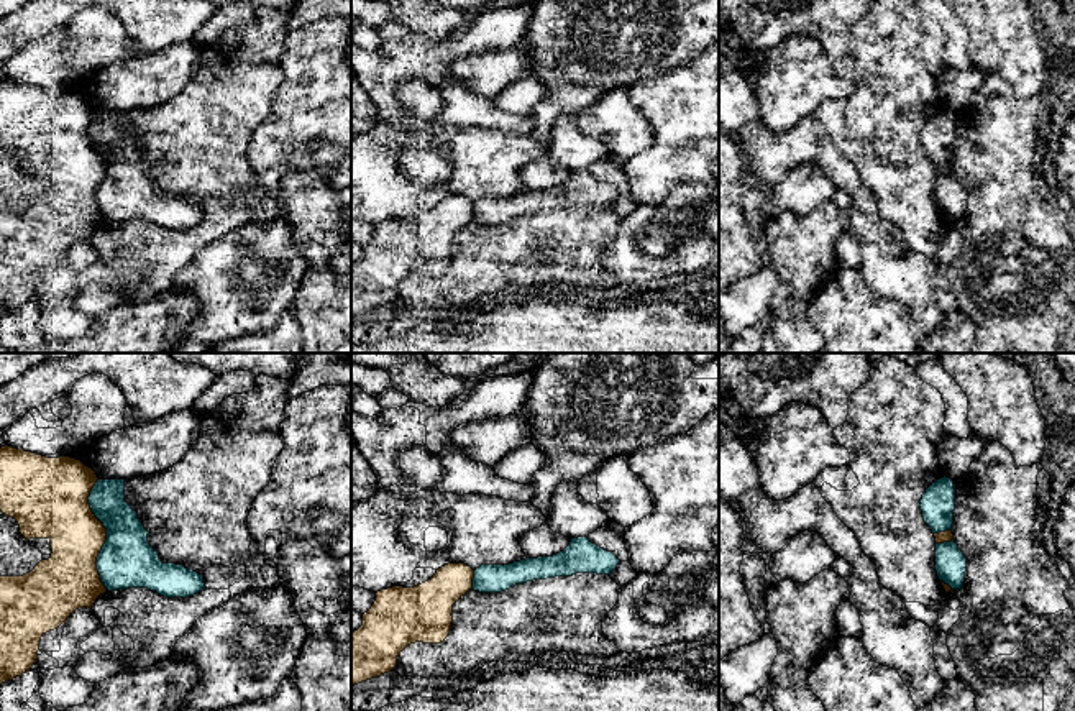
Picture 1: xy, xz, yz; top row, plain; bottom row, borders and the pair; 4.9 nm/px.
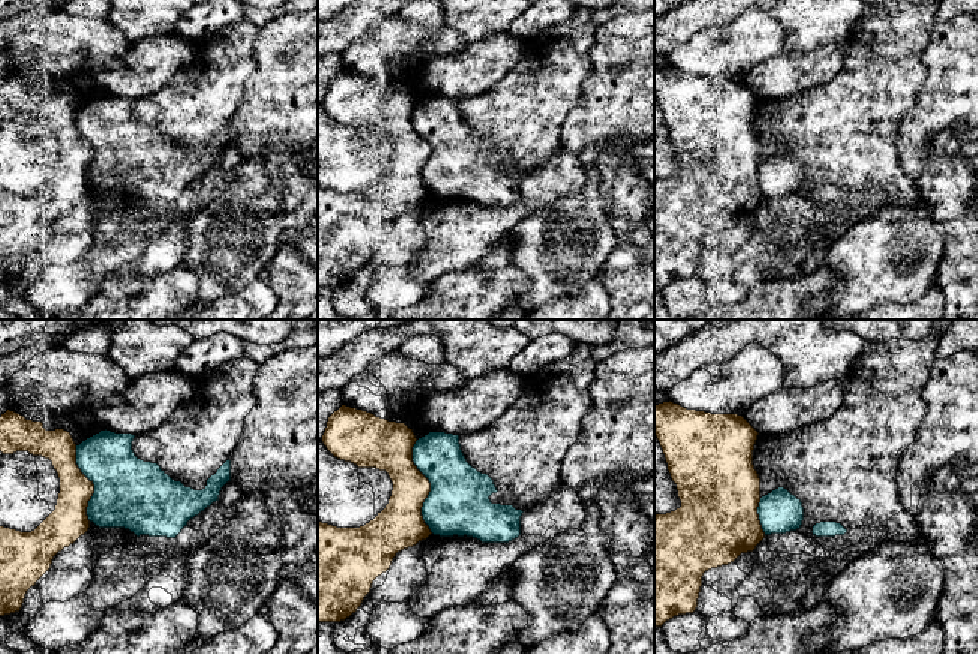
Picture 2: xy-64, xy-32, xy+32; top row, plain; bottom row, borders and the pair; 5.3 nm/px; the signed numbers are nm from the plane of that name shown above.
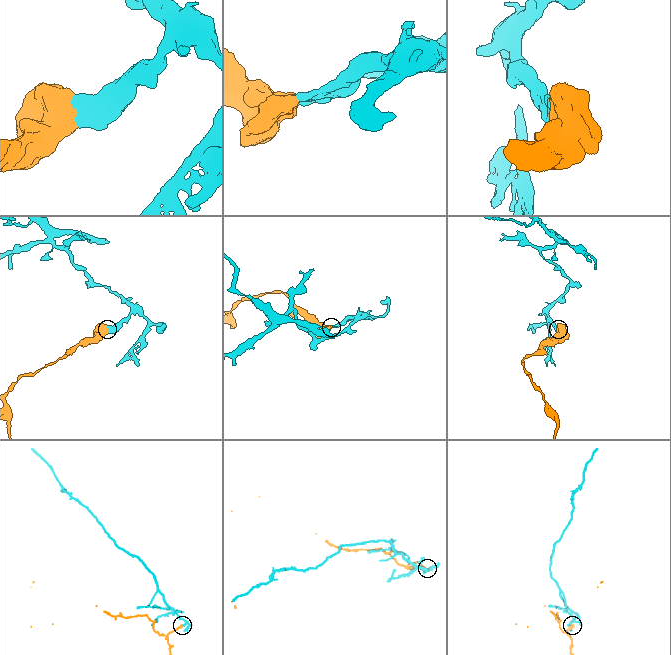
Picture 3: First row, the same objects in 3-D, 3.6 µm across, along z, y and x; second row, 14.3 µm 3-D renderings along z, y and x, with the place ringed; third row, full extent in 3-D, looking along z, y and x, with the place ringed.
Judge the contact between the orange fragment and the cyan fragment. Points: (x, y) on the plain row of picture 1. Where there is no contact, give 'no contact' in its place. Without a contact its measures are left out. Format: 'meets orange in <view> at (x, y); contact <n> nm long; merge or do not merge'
meets orange in xy at (105, 166); contact 550 nm long; do not merge

